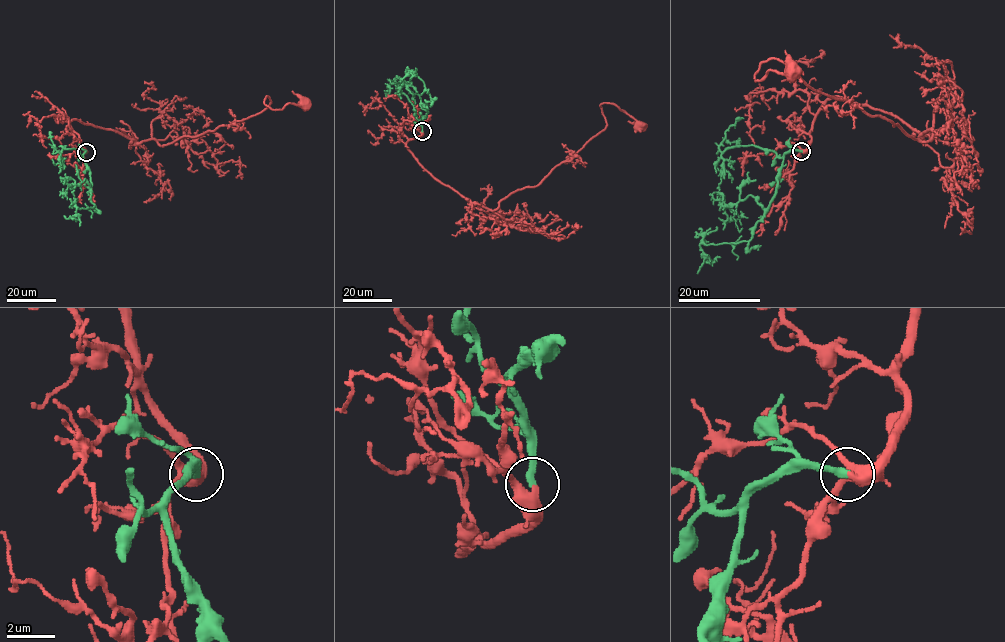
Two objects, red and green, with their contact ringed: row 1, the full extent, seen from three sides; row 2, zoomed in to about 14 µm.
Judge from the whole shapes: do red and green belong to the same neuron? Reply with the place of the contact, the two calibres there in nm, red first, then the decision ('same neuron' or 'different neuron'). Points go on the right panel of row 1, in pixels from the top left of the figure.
at (801, 151); 320 nm thick on the red side, 320 nm on the other; same neuron

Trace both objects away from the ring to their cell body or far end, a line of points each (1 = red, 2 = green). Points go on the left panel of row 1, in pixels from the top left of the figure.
1: (86, 152), (72, 120), (163, 146), (256, 115), (269, 105), (267, 96), (264, 103), (271, 109), (304, 105)
2: (86, 152), (83, 155), (90, 172), (91, 201), (95, 205), (77, 208), (73, 217), (64, 216)

